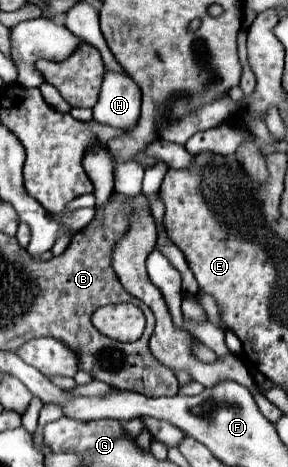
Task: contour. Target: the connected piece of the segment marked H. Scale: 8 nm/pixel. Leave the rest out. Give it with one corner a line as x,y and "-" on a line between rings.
109,70
103,78
99,100
93,106
93,118
99,124
127,132
133,126
137,126
139,116
141,116
139,86
127,74

